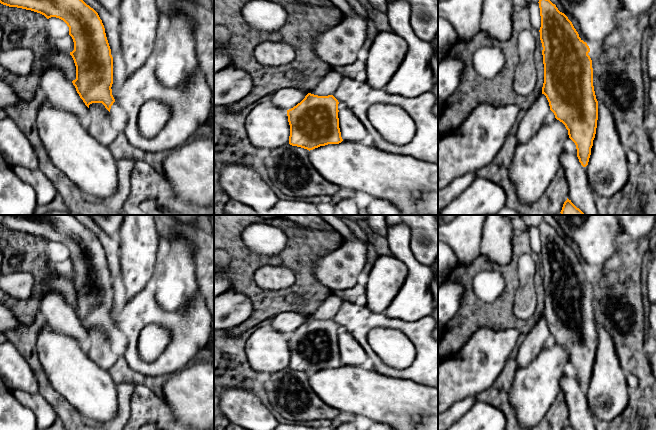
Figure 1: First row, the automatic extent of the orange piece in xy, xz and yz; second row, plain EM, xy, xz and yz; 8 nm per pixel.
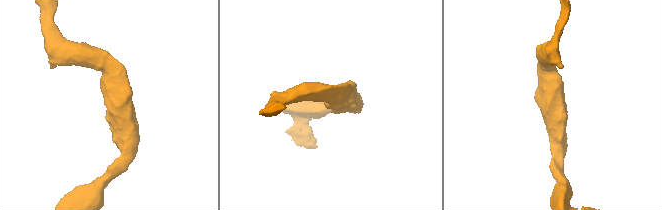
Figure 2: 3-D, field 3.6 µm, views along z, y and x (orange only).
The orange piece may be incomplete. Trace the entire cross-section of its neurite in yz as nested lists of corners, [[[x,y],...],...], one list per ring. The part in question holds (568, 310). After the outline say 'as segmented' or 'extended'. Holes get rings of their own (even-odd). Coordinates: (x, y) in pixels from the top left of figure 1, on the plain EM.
[[[544,220],[538,227],[541,240],[539,256],[543,271],[544,307],[542,317],[526,334],[517,353],[517,366],[518,369],[526,367],[541,352],[547,339],[552,335],[555,342],[565,349],[569,362],[576,369],[579,386],[586,391],[591,379],[598,344],[598,325],[593,310],[592,284],[588,279],[590,272],[579,261],[572,246],[558,234],[555,228]]] | extended

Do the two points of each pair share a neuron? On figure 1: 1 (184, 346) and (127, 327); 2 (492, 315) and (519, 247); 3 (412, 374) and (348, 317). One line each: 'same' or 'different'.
1: same
2: same
3: same

